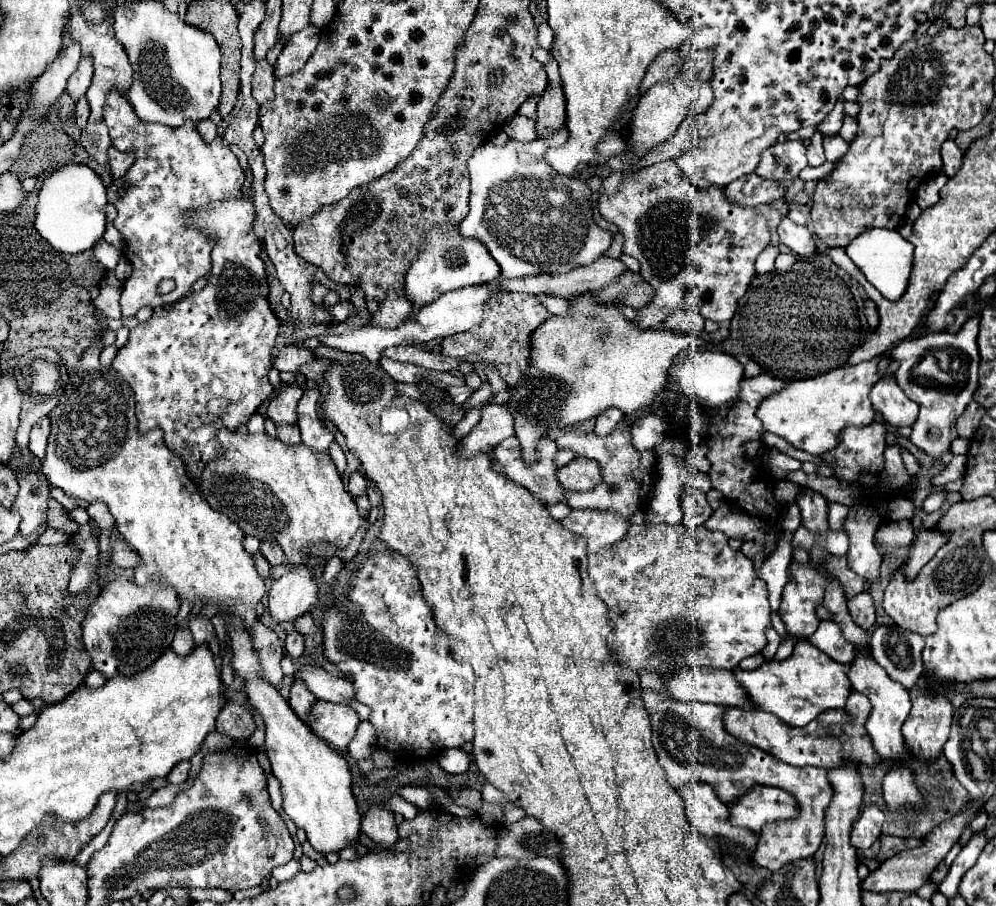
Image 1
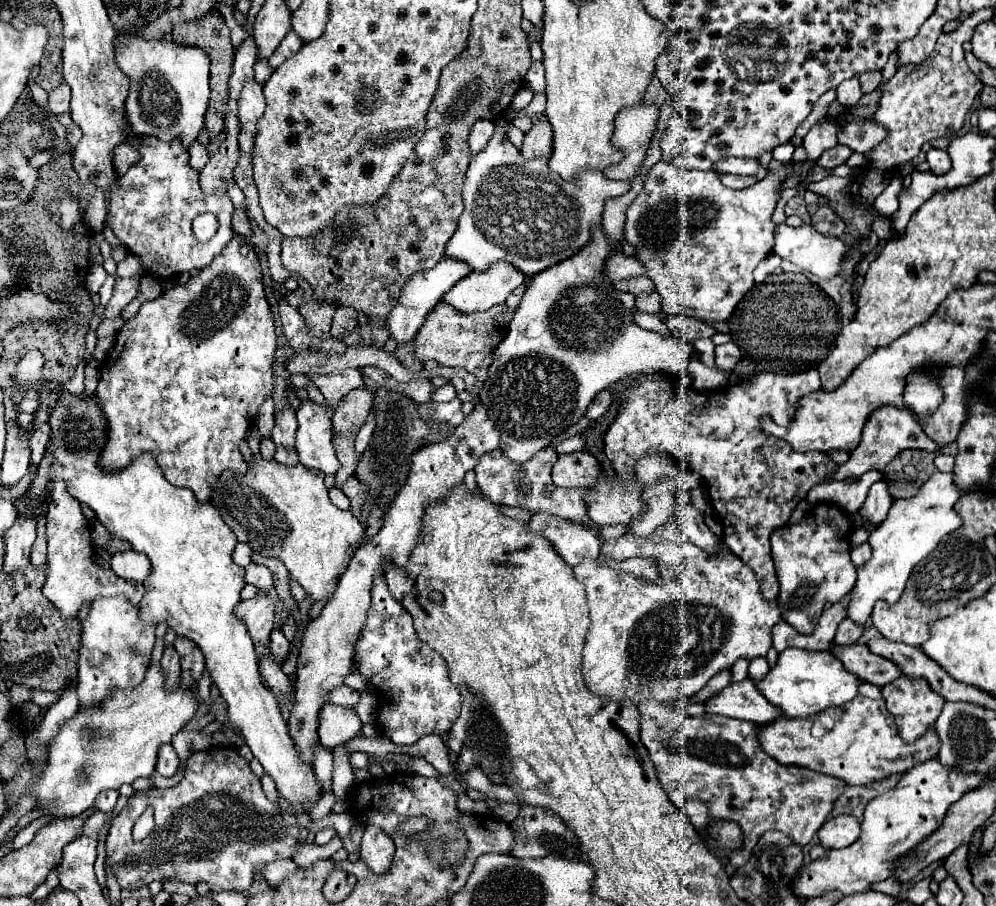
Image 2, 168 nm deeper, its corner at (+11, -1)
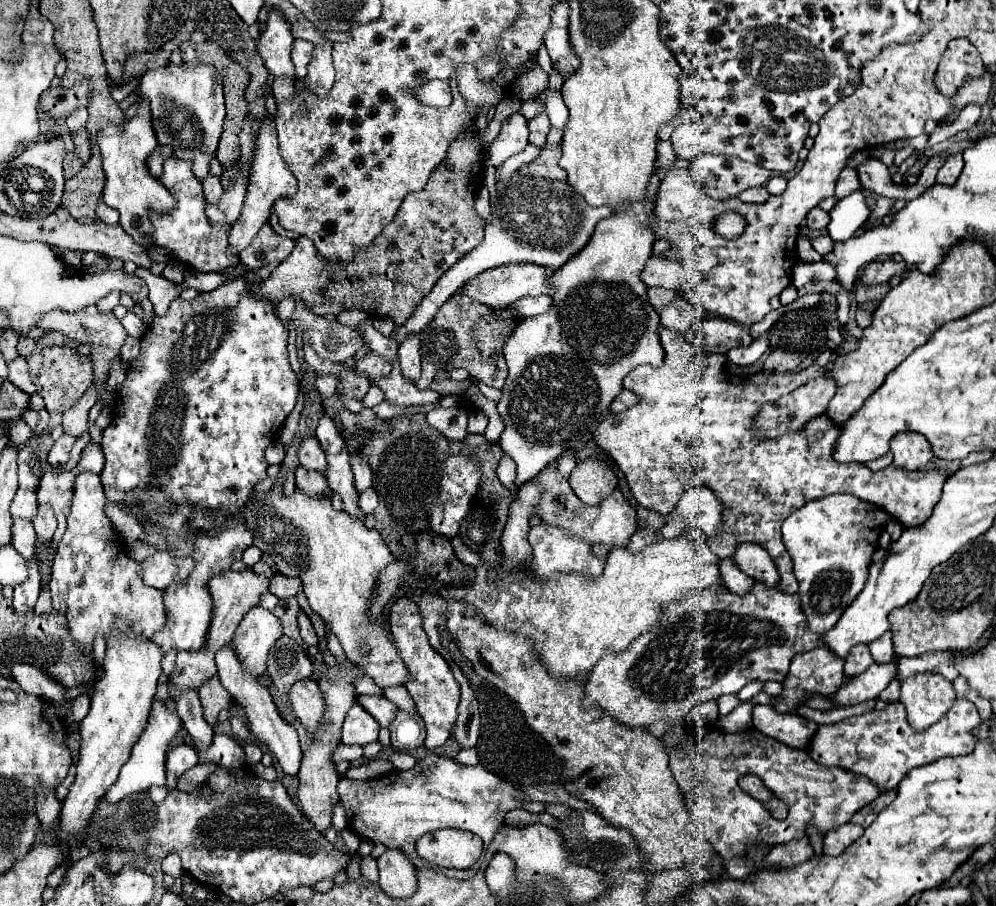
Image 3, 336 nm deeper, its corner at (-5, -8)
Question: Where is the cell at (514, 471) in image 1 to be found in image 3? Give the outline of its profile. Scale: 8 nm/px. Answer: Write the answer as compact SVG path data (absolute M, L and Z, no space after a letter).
M550 463L536 479L538 479L542 493L546 493L546 495L540 495L538 503L532 507L532 513L538 515L544 523L564 527L564 529L568 529L568 533L578 535L578 537L590 541L592 545L608 543L612 547L626 547L632 533L638 529L636 511L630 507L630 503L624 499L624 495L618 489L614 489L602 503L586 505L574 495L572 487L568 483L568 477L564 477L558 471L556 463Z

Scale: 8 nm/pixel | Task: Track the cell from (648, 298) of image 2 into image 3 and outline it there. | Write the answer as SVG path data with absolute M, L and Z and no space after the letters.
M676 297L672 301L672 305L668 305L666 309L658 311L660 315L660 323L668 329L676 329L680 333L688 331L688 325L692 325L692 321L700 321L704 311L692 307L688 301L684 301L682 297Z

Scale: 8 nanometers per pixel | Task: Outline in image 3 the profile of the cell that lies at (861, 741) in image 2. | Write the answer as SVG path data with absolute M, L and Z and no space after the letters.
M956 699L954 707L938 723L922 733L914 733L906 721L902 703L888 703L886 709L870 711L856 717L848 717L829 725L818 725L818 731L806 747L810 759L824 767L848 769L856 775L868 777L882 793L898 787L906 773L914 767L934 763L942 757L958 757L974 751L976 739L970 735L972 727L980 725L974 703Z

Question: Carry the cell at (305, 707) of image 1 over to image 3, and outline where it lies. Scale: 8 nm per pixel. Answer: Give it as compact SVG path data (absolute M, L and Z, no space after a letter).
M338 801L338 805L334 807L334 819L332 819L332 827L340 833L344 827L346 827L346 809L342 805L342 801Z

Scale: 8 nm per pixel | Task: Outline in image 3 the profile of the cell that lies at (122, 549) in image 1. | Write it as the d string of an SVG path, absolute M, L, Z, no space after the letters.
M158 551L140 563L140 577L154 589L164 589L172 581L184 581L190 571L190 559L174 559L168 551Z

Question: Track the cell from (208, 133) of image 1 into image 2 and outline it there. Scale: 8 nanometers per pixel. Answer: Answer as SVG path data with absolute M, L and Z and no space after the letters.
M196 140L196 142L192 142L192 146L190 146L188 152L190 152L190 166L200 172L200 170L204 168L204 164L208 162L208 152L206 152L206 148Z

